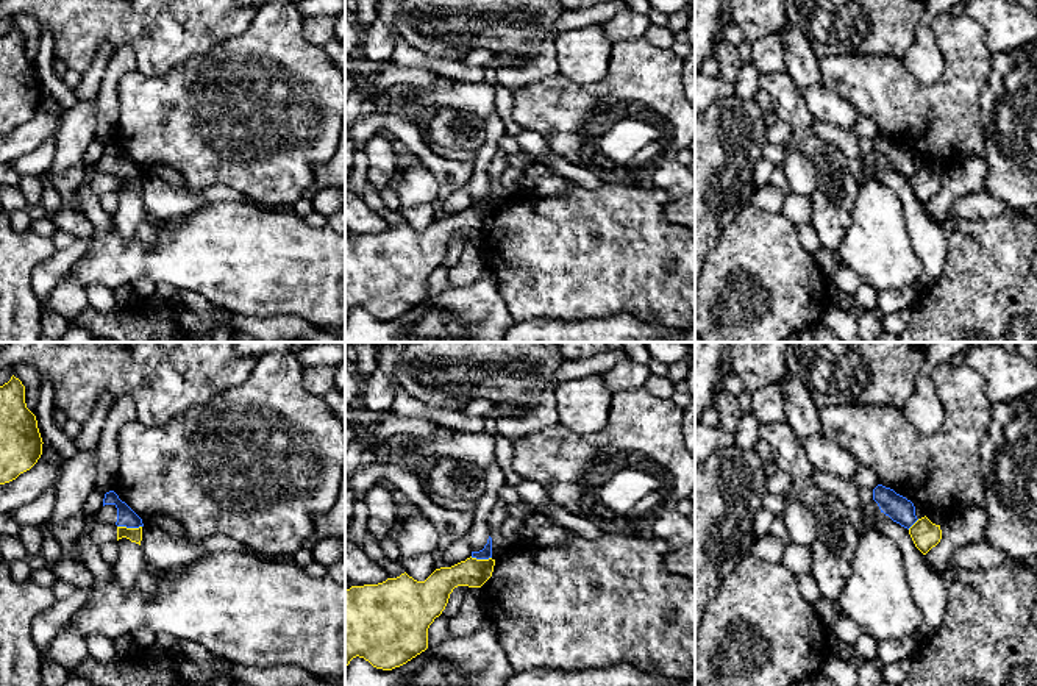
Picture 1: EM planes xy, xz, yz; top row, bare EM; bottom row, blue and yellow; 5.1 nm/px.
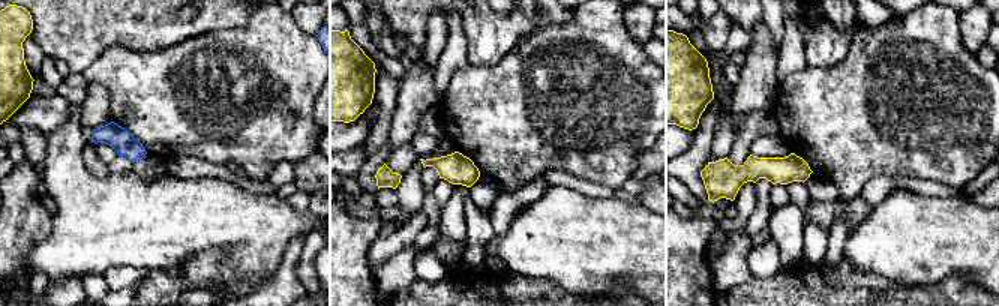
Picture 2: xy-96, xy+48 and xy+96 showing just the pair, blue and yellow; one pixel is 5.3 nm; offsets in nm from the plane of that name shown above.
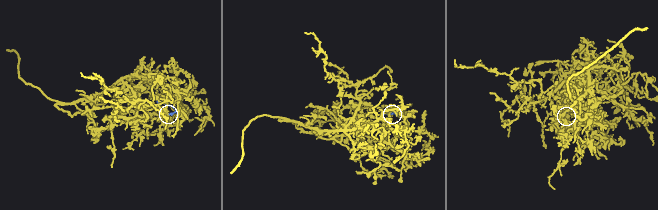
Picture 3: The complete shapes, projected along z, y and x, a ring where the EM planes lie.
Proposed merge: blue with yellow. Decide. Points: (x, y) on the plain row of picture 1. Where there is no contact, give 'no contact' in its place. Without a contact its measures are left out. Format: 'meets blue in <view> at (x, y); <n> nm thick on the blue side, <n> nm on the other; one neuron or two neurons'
meets blue in xy at (130, 177); 100 nm thick on the blue side, 80 nm on the other; two neurons

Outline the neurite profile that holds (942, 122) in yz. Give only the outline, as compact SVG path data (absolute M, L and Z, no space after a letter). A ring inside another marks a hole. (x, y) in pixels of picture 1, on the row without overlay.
M939 14L931 28L945 59L945 72L942 78L923 88L903 66L901 59L887 55L845 53L831 55L818 59L821 86L837 92L850 102L859 117L870 117L879 127L879 134L893 139L906 147L914 156L940 161L946 170L965 161L970 156L985 158L984 127L981 119L981 94L989 83L993 53L985 44L982 27L968 16Z

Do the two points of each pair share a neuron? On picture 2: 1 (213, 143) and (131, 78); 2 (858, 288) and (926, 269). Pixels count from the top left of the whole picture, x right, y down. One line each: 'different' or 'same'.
1: same
2: different

